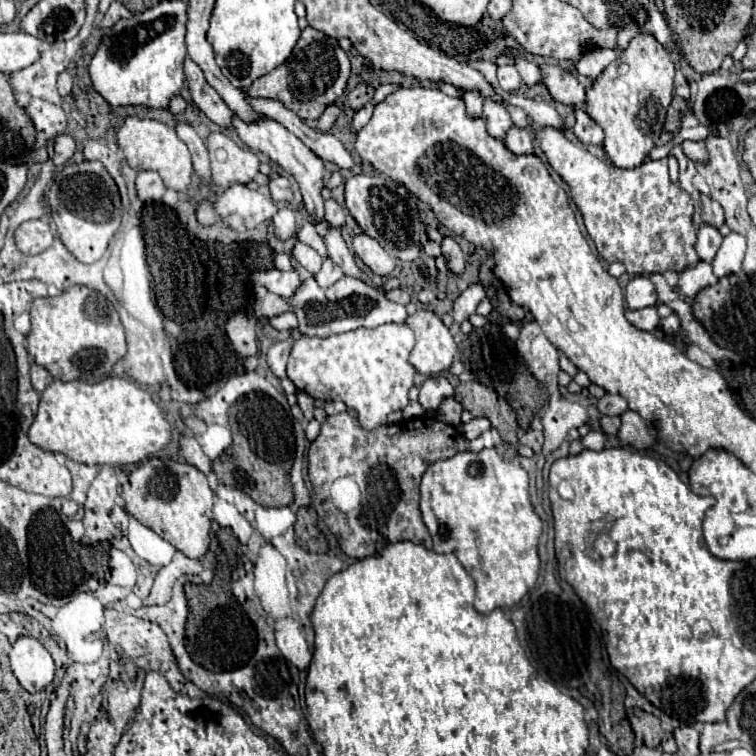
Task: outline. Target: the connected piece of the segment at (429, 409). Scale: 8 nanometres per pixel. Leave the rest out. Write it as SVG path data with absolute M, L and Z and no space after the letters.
M443 375L429 377L421 385L421 393L419 393L419 403L423 407L423 413L431 415L439 407L439 403L445 397L451 397L451 395L453 395L453 387L451 387L451 383Z

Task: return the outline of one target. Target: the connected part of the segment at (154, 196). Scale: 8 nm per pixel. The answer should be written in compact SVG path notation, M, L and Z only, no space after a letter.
M139 171L135 187L137 187L137 197L141 201L159 201L165 193L165 185L159 173L153 171Z

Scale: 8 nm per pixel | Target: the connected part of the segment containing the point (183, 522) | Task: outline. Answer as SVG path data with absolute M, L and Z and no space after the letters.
M151 459L137 465L123 481L121 497L127 513L139 523L153 529L159 537L169 541L177 551L191 559L201 559L209 549L209 531L213 519L215 493L207 477L193 465L183 465L171 459Z

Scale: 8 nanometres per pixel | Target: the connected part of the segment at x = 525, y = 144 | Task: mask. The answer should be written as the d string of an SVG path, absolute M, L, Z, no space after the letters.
M509 129L505 137L505 147L515 155L533 155L533 139L525 129Z

